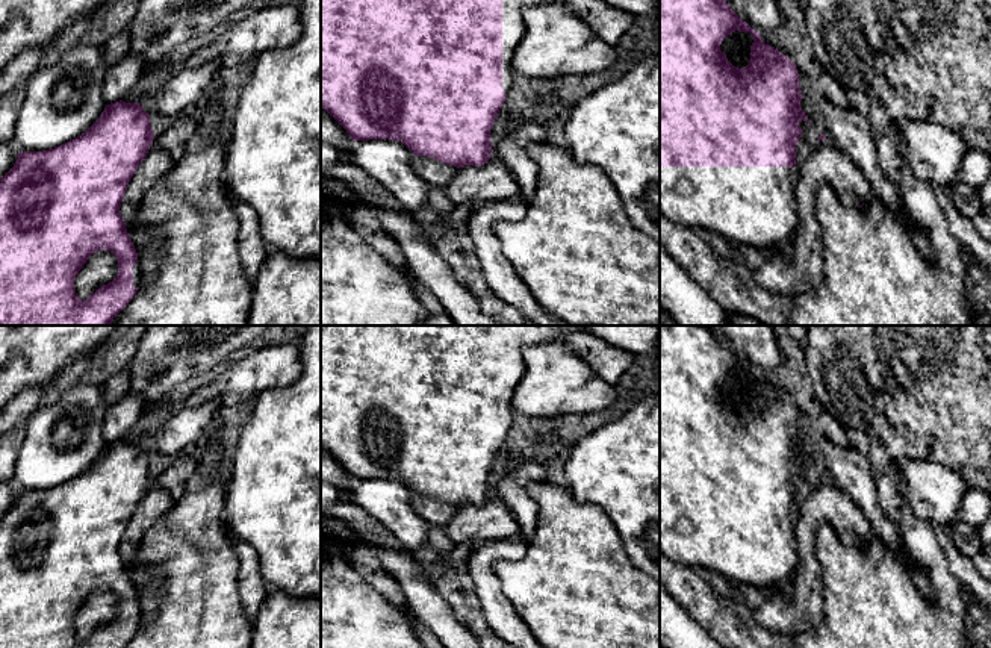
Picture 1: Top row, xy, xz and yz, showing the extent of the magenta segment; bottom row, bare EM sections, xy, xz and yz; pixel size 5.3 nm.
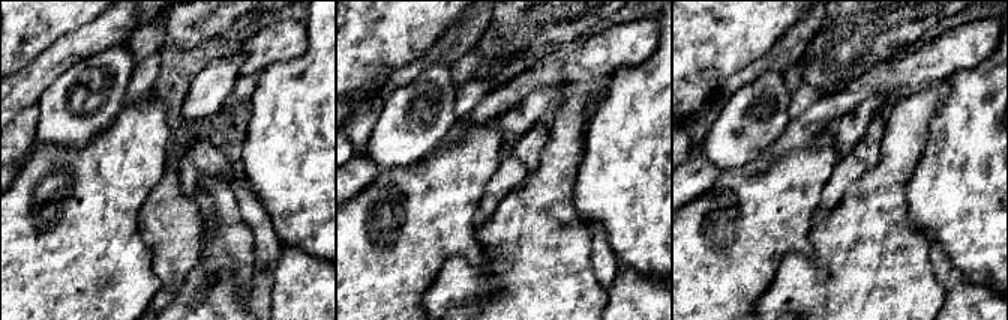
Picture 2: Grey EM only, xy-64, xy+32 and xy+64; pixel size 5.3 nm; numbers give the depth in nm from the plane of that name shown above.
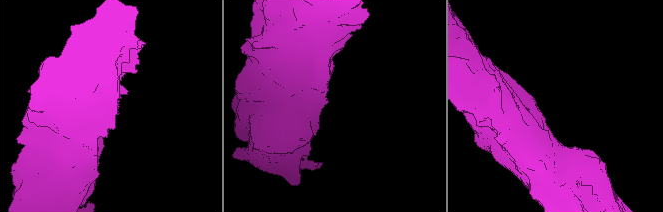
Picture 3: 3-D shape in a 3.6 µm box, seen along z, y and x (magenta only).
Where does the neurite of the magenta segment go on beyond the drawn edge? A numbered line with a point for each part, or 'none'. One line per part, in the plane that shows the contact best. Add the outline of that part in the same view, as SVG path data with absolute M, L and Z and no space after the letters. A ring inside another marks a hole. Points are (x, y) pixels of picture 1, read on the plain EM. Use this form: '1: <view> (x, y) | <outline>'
1: yz (755, 545) | M660 506L660 548L673 562L788 597L797 568L794 522L790 506Z

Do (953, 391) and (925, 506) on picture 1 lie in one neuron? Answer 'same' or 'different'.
different

